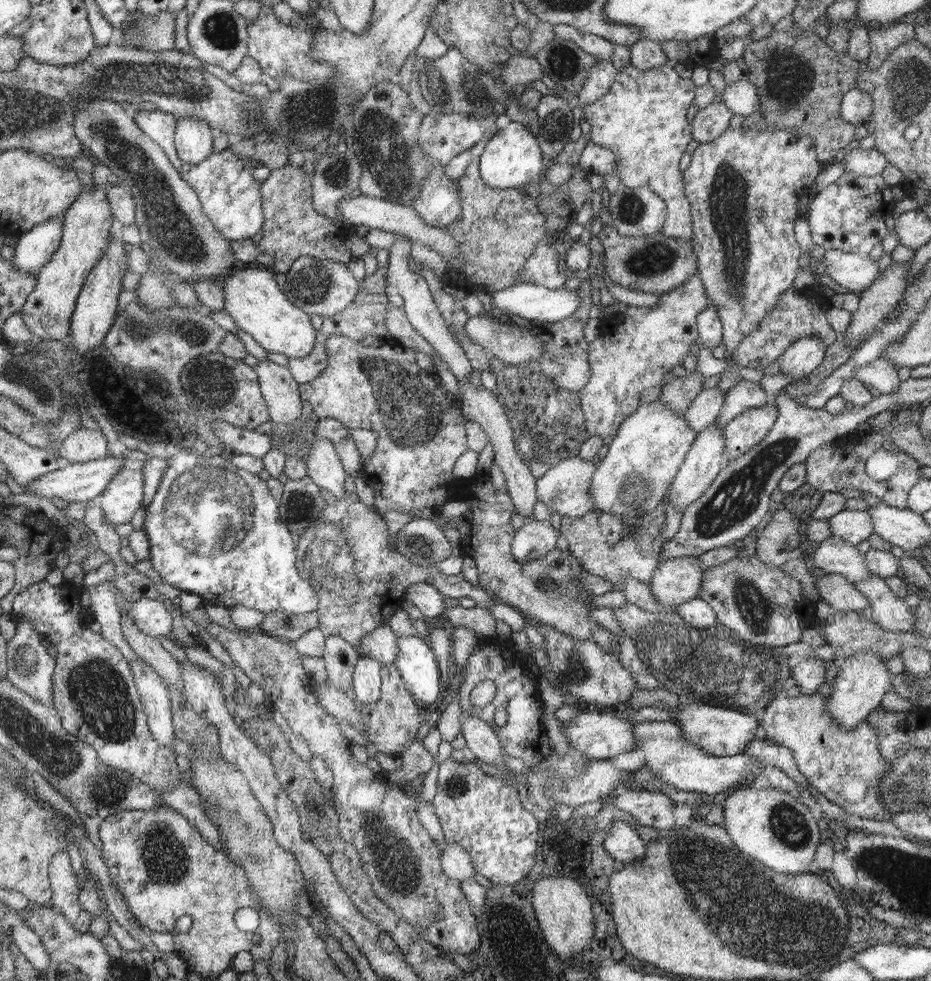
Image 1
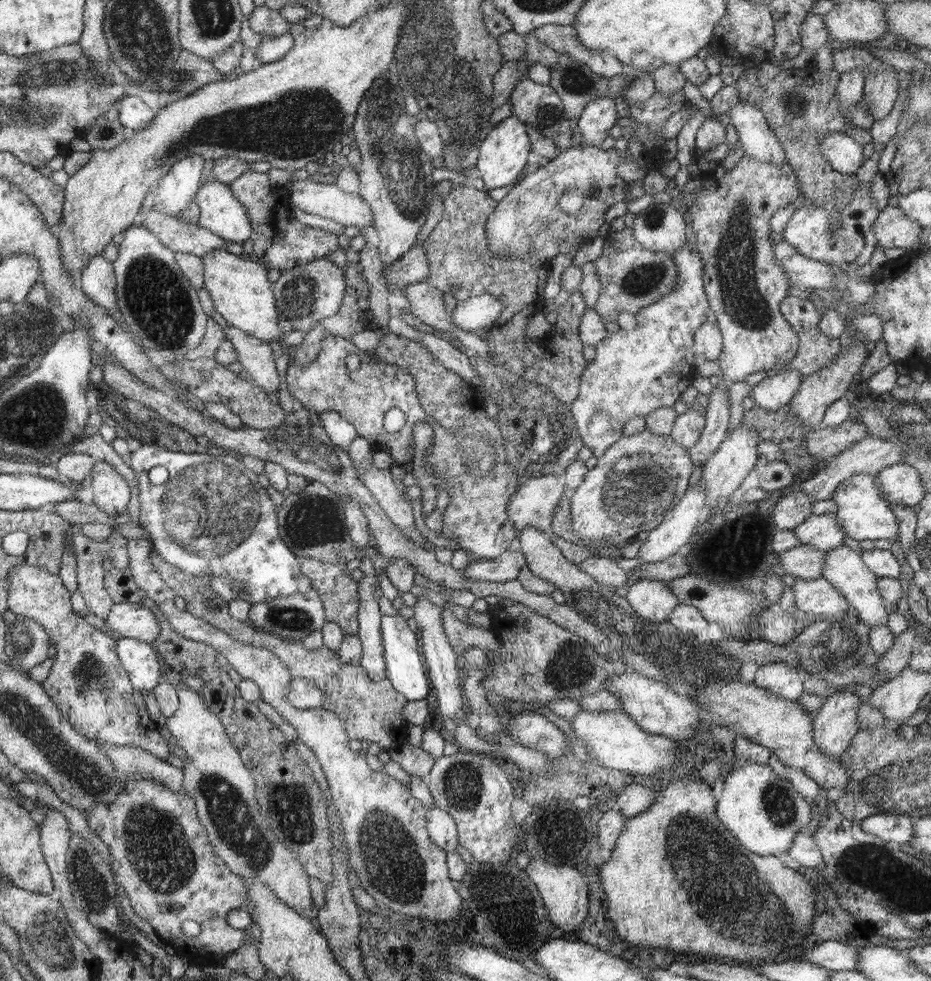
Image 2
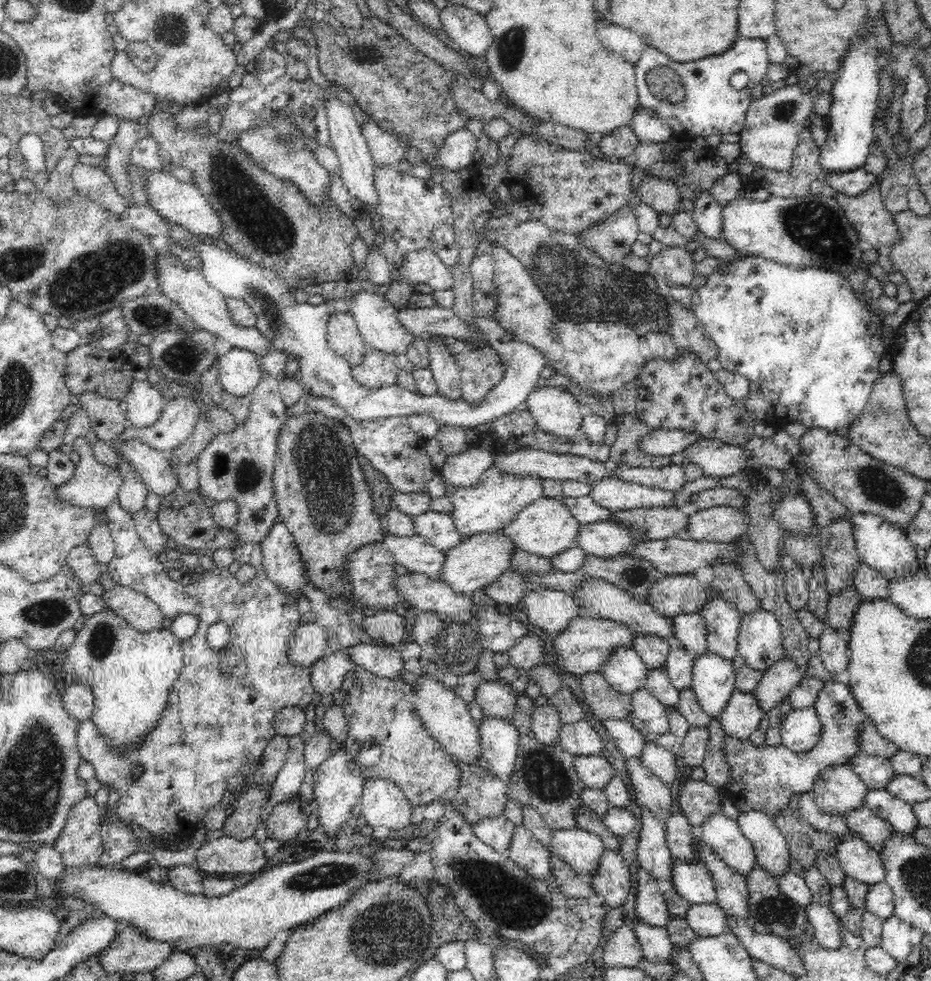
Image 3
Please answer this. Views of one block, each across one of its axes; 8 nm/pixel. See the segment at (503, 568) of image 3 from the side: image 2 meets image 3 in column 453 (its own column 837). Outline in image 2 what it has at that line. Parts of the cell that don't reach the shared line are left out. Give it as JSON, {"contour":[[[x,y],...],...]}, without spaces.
{"contour":[[[847,545],[838,546],[826,551],[822,577],[828,579],[846,597],[849,604],[854,606],[858,616],[870,626],[886,624],[889,613],[896,610],[895,604],[886,604],[884,597],[877,585],[877,575],[868,567],[864,558]]]}

